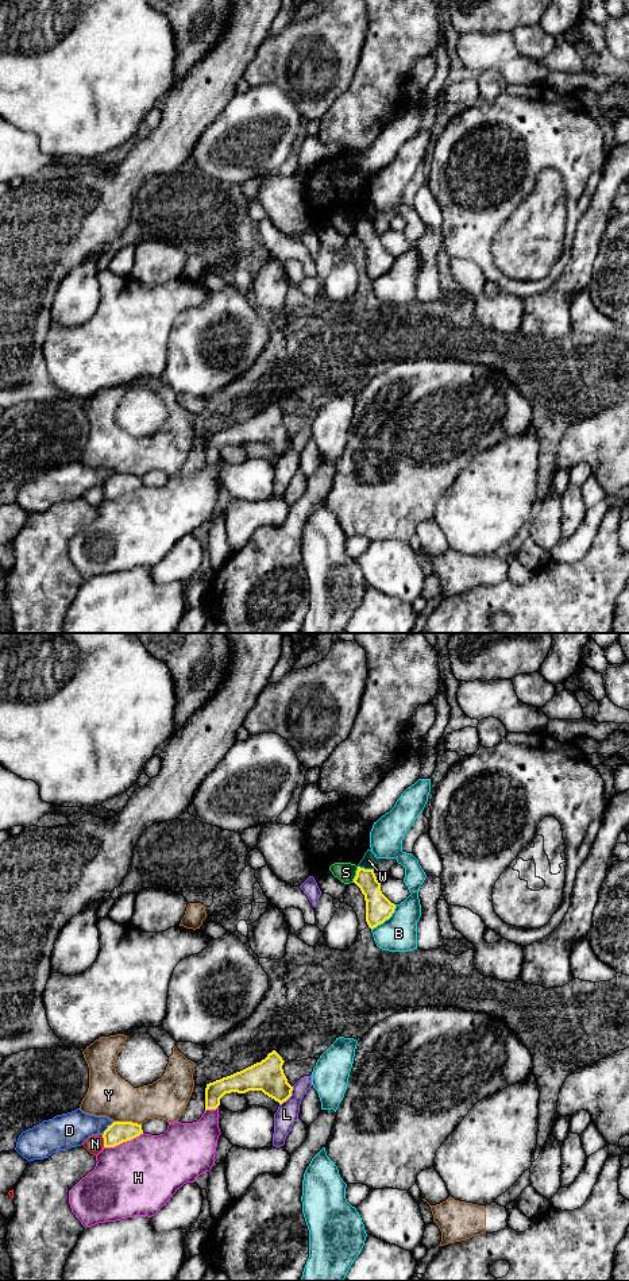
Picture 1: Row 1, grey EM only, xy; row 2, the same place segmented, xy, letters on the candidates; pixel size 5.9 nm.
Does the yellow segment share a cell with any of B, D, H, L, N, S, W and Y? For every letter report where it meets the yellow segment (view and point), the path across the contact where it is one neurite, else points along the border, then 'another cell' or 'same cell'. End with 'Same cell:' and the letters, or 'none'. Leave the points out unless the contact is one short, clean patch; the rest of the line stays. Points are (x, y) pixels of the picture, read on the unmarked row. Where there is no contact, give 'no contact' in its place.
B: contact xy (386, 270); another cell
D: contact xy (107, 481); another cell
H: contact xy (123, 493); another cell
L: contact xy (289, 448); border xy (293, 439), (292, 446), (280, 456); another cell
N: contact xy (104, 493); another cell
S: contact xy (357, 227); border xy (358, 219), (352, 234); another cell
W: contact xy (366, 222); border xy (358, 217), (373, 222); another cell
Y: contact xy (127, 474); another cell
Same cell: none

